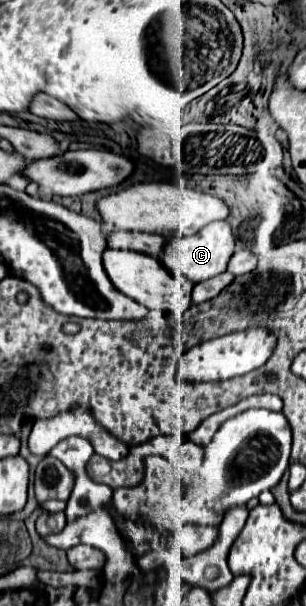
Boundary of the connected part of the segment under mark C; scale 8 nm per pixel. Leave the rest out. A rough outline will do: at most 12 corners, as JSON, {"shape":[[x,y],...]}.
{"shape":[[226,221],[168,239],[160,261],[192,283],[226,271]]}

